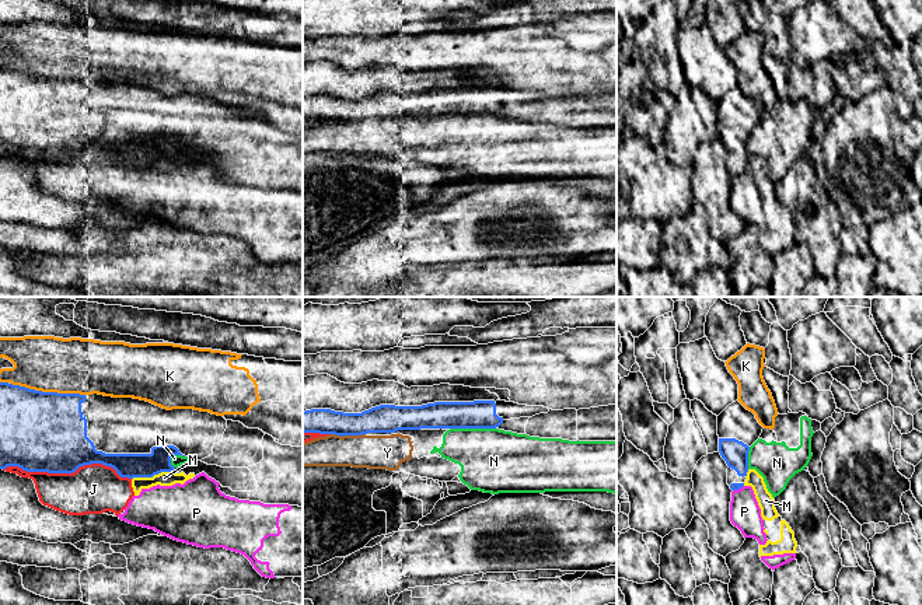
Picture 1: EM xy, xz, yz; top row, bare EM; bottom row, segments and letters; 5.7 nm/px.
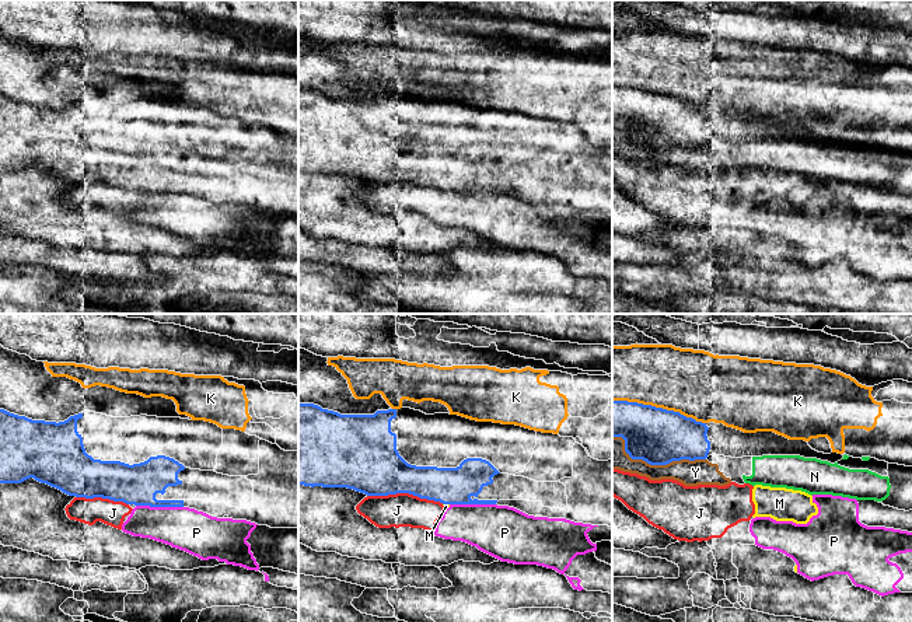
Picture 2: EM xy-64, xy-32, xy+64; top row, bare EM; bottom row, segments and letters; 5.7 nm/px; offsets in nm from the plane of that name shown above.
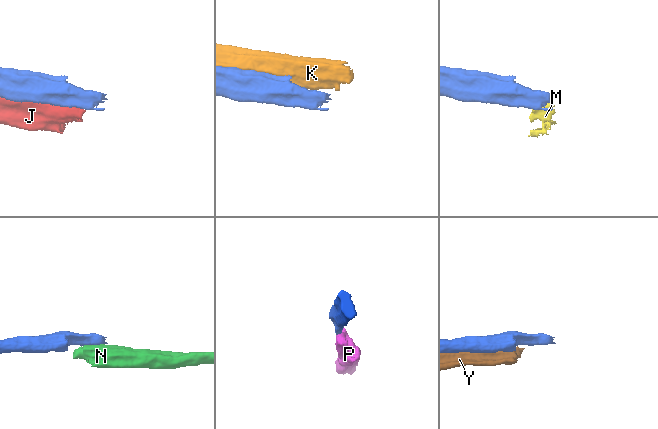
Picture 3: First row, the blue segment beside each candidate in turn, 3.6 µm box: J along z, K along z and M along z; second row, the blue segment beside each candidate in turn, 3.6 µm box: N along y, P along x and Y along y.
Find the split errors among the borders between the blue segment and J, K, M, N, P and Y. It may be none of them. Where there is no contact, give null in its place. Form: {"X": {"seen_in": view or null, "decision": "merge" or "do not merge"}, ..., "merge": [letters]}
{"J": {"seen_in": "xy", "decision": "do not merge"}, "K": {"seen_in": "xy", "decision": "do not merge"}, "M": {"seen_in": "xy", "decision": "do not merge"}, "N": {"seen_in": "xz", "decision": "do not merge"}, "P": {"seen_in": "yz", "decision": "do not merge"}, "Y": {"seen_in": "xz", "decision": "do not merge"}, "merge": []}

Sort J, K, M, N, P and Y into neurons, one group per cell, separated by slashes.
J M P / K / N Y

